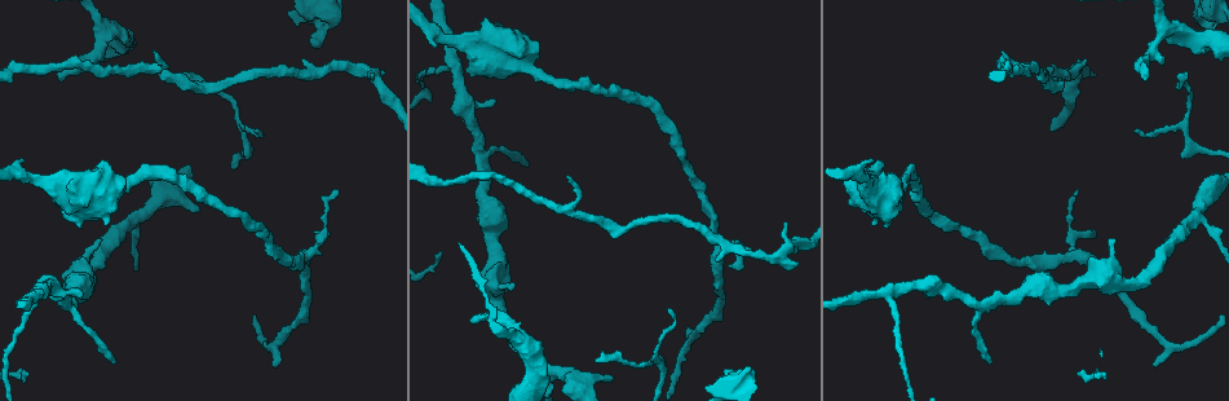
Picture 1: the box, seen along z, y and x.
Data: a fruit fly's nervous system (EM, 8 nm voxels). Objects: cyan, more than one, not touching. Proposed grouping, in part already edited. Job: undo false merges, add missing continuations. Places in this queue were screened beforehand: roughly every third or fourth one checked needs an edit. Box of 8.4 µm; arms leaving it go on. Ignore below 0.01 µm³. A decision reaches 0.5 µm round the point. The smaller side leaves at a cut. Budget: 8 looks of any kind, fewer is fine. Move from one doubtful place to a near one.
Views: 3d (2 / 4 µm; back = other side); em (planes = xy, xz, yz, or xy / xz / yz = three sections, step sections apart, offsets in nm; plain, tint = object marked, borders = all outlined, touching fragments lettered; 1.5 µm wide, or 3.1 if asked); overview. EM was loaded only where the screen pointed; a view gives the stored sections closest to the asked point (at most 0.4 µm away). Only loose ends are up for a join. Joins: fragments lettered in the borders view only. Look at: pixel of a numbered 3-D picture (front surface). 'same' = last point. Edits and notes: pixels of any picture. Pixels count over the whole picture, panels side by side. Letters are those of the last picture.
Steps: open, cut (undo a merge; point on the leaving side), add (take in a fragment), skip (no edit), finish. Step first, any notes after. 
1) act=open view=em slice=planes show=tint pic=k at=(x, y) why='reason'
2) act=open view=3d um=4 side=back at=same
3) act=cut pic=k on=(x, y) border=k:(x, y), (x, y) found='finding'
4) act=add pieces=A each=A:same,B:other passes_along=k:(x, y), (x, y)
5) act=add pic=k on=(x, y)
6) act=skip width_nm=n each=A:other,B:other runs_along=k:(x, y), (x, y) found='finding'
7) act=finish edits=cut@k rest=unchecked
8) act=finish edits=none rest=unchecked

act=open view=3d um=2 pic=1 at=(330, 17) why='abrupt turn'

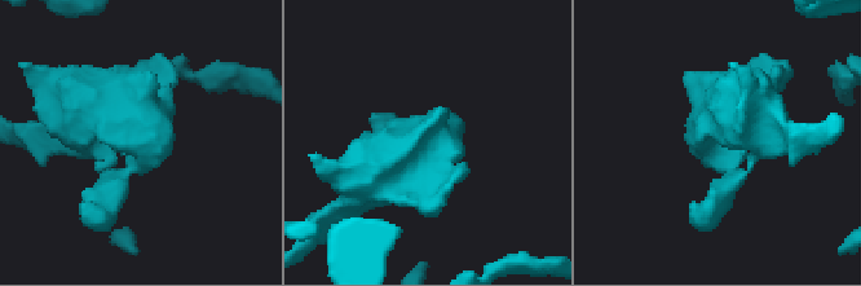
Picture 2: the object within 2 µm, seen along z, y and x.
act=open view=em slice=planes show=borders pic=2 at=(721, 149) why='now the EM'

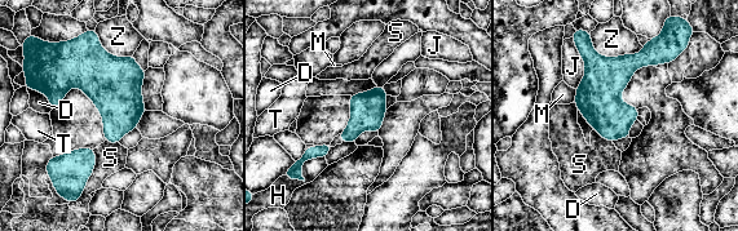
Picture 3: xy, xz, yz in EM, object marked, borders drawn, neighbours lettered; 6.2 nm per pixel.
act=skip each=D:other,H:other,J:other,M:other,S:other,T:other,Z:other border=3:(94, 149), (94, 168), (79, 196) found='one neuron here'

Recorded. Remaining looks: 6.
act=open view=3d um=4 side=back pic=1 at=(58, 77) why='free end'

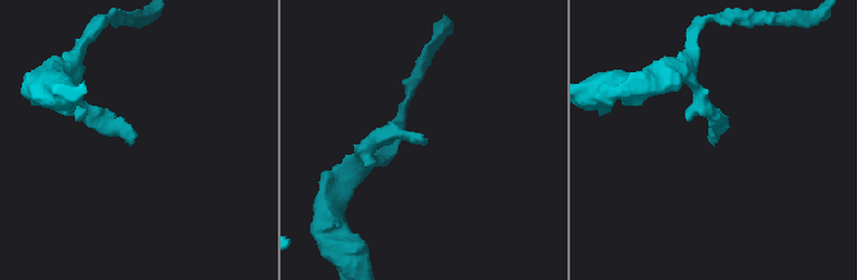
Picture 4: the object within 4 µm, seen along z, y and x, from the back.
act=open view=em slice=yz step=4 show=borders pic=4 at=(713, 142)

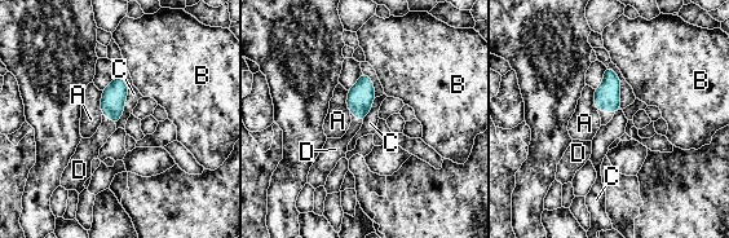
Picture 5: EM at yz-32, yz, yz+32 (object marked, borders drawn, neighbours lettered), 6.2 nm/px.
act=open view=em slice=planes show=borders at=same why='cut it another way'

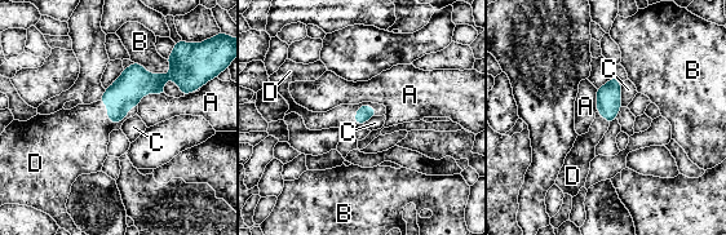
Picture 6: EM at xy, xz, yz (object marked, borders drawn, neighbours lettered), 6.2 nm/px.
act=add pieces=D each=A:other,B:other,C:other,D:same passes_along=6:(128, 89), (113, 122), (76, 138) found='the neuron continues'

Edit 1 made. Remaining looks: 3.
act=open view=overview

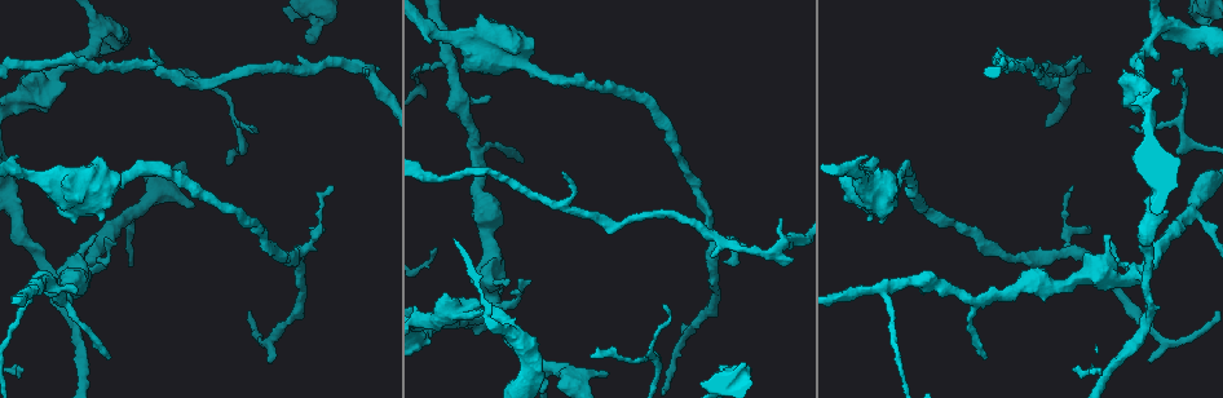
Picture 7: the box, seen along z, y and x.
act=open view=em slice=yz step=8 show=tint pic=7 at=(1149, 361) why='branch stops here'

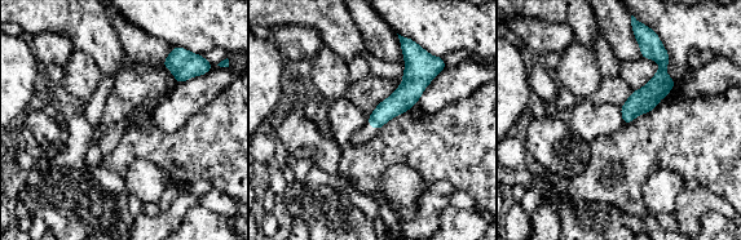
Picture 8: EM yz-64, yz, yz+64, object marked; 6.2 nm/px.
act=open view=em slice=planes show=borders at=same

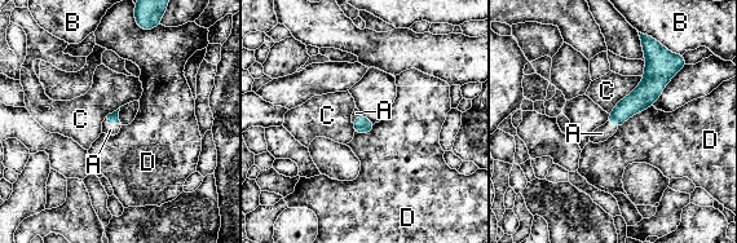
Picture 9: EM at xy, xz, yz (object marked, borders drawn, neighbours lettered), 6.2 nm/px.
act=add pieces=A each=A:same,B:other,C:other,D:other passes_along=9:(113, 118), (113, 123), (110, 129) found='it goes on there'

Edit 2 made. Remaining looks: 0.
act=finish edits=add@6,add@9 rest=unchecked

